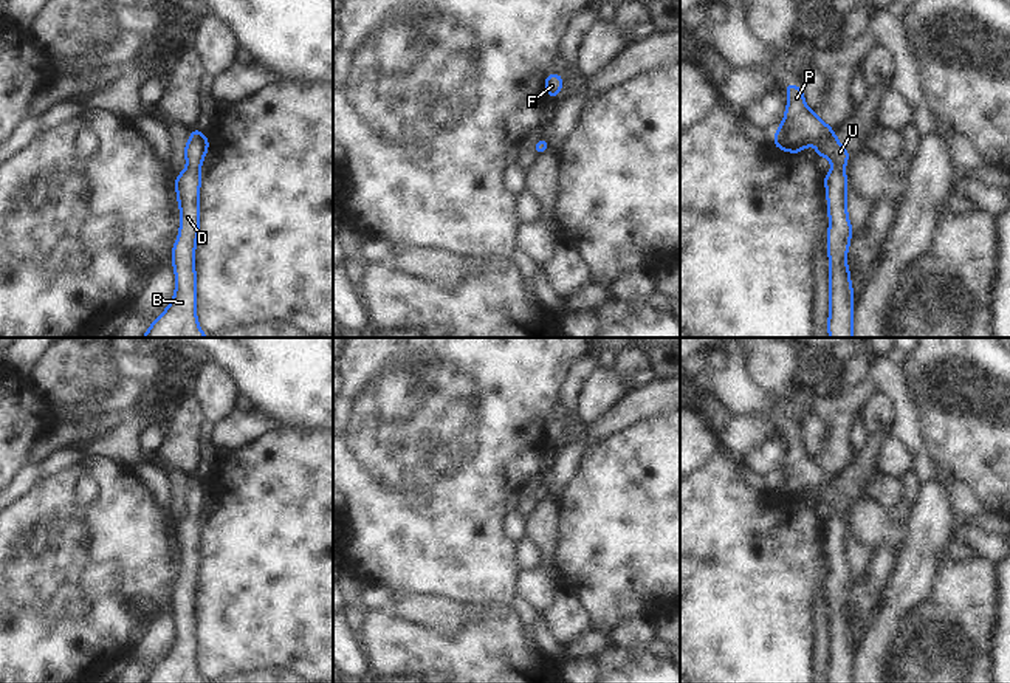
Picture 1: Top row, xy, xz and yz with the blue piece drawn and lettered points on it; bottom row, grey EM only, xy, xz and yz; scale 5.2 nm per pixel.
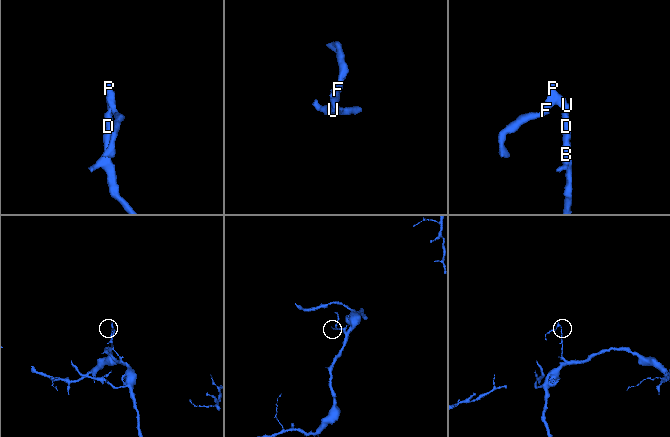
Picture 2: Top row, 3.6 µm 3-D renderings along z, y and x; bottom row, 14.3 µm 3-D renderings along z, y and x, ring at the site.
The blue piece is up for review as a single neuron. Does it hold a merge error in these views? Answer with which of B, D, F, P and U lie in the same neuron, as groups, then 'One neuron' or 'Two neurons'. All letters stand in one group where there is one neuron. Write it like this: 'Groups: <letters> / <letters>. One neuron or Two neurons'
Groups: B D F P U. One neuron.

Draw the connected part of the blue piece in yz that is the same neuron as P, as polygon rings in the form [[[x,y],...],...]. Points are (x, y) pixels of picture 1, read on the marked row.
[[[785,82],[788,102],[773,144],[790,153],[801,153],[806,146],[816,146],[819,158],[829,158],[832,170],[824,175],[829,232],[829,322],[826,330],[830,338],[854,338],[854,308],[850,302],[854,288],[846,263],[850,235],[854,232],[847,217],[847,175],[844,166],[850,153],[840,144],[837,133],[804,102],[801,85]]]

